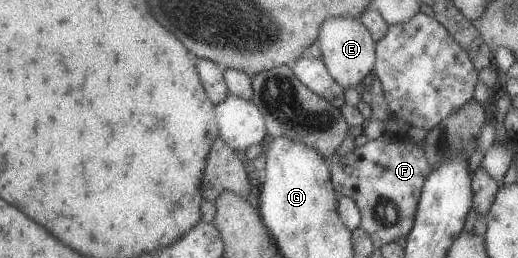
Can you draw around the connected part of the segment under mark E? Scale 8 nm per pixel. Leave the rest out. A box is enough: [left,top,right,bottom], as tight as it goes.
[316,17,377,90]

